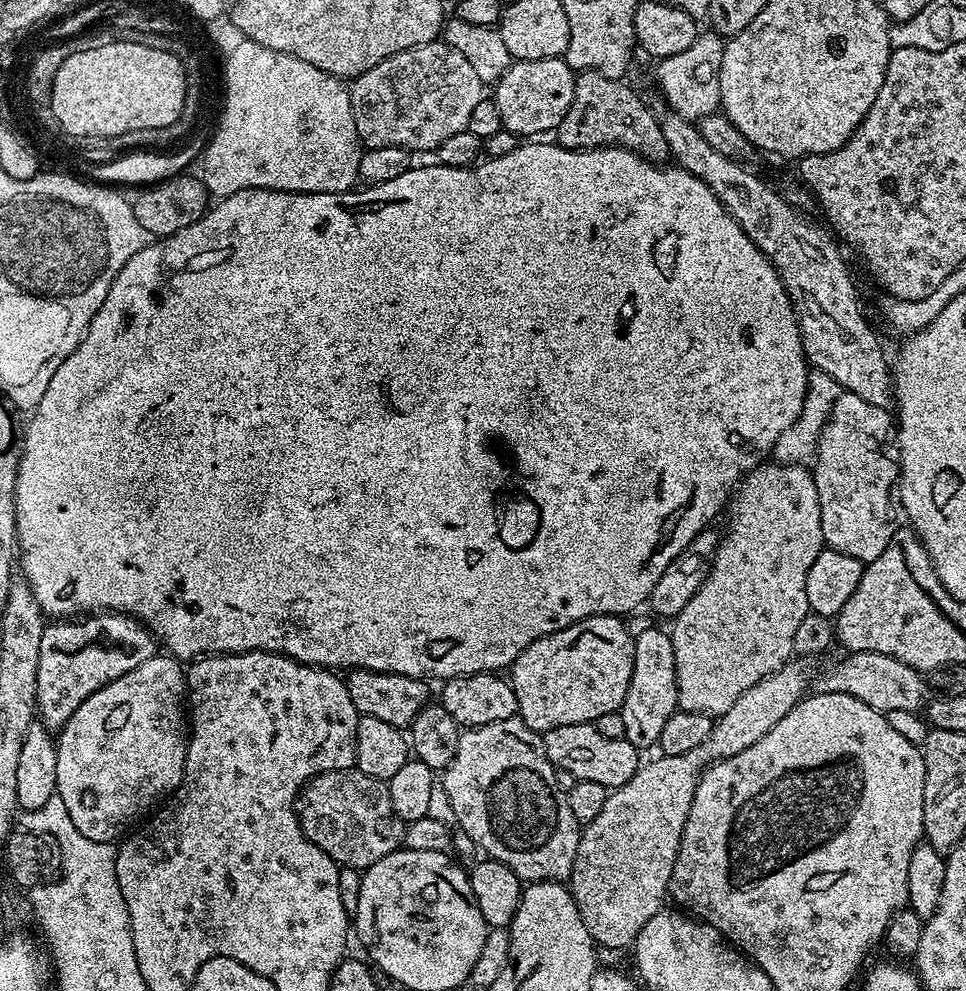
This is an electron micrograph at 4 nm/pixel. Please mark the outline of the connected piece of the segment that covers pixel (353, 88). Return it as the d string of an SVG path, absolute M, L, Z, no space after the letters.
M433 42L402 50L355 77L350 84L350 102L356 133L365 149L389 144L416 153L434 150L446 138L465 131L470 113L485 92L485 84L458 50Z

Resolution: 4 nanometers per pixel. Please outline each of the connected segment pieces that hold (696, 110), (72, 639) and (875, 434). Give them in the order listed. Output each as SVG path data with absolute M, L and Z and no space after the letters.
M701 31L690 42L682 54L659 61L656 68L656 84L664 95L664 104L684 119L698 122L703 116L710 116L720 108L720 67L726 40L719 32Z
M101 612L49 623L42 634L42 650L38 650L39 723L49 730L64 728L90 694L102 690L114 678L122 678L134 666L142 666L157 652L156 637L139 620L122 612Z
M841 391L840 397L834 402L834 406L830 410L828 420L820 431L820 437L816 443L816 454L811 461L810 471L814 478L814 486L818 486L818 510L822 514L822 534L824 535L825 545L838 550L842 554L850 554L850 558L858 558L864 565L874 562L874 558L878 558L878 554L882 554L882 550L886 550L886 546L890 546L898 527L898 521L896 521L898 508L894 503L894 489L897 487L900 478L900 462L896 447L896 425L893 413L879 409L878 406L872 406L865 399L859 397L858 394Z

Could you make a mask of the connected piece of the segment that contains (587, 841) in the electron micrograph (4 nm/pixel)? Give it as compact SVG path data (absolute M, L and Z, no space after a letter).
M789 662L780 667L780 671L762 678L730 710L715 717L710 738L702 742L702 746L694 746L686 754L666 756L657 755L657 760L641 763L640 769L620 788L611 789L606 798L606 806L598 813L594 822L583 825L578 854L574 858L570 891L574 902L578 906L578 914L582 914L582 922L586 922L586 930L590 930L592 943L600 948L615 948L623 950L624 947L635 945L638 934L654 914L665 907L666 897L669 895L668 887L674 870L674 862L678 858L678 846L682 842L682 830L686 826L686 818L690 814L690 802L694 802L694 790L698 786L700 777L705 768L715 764L718 760L725 760L734 754L742 754L746 746L754 746L758 738L766 738L790 710L803 700L810 688L810 676L800 662Z

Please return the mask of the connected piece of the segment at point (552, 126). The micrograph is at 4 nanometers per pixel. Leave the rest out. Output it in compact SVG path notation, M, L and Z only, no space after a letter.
M562 58L518 60L512 63L494 85L494 99L502 114L502 129L521 138L540 138L543 132L555 133L574 102L577 73Z

